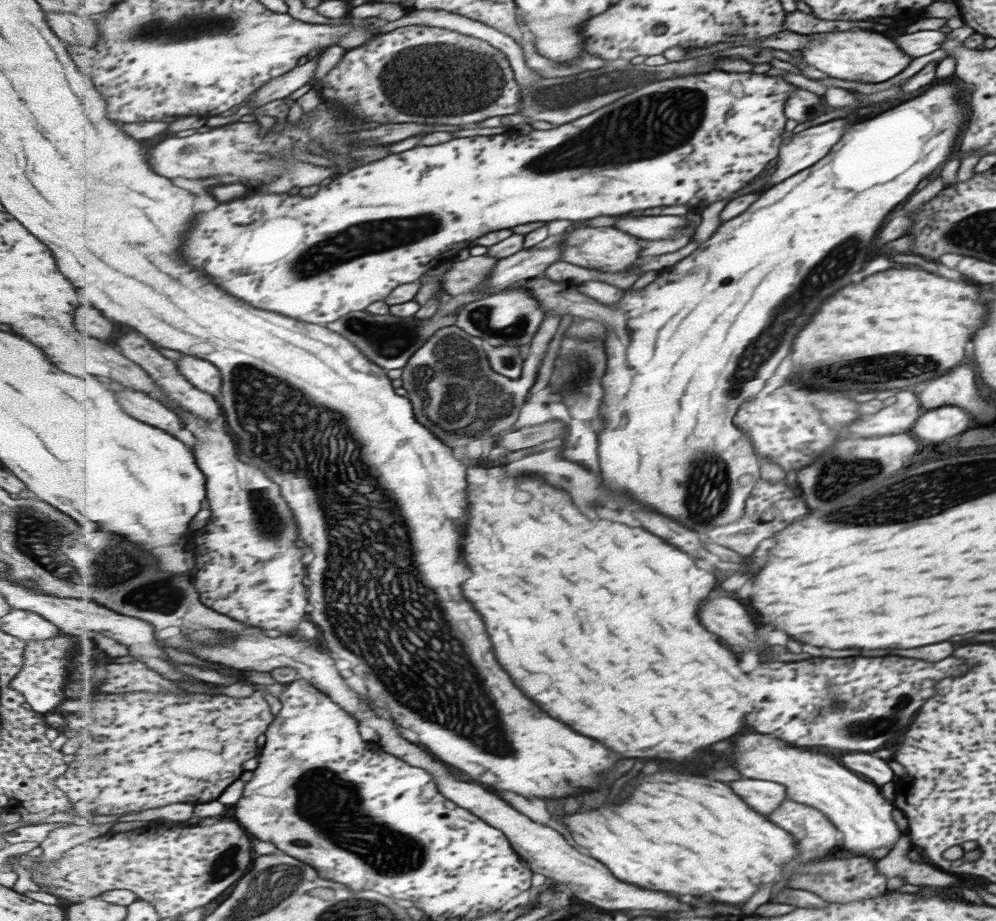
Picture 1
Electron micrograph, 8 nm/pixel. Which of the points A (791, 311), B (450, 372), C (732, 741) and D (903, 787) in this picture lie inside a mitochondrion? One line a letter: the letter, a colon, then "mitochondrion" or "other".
A: mitochondrion
B: mitochondrion
C: other
D: other

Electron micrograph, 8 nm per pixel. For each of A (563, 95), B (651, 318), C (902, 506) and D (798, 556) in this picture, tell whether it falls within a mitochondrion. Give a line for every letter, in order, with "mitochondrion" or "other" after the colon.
A: mitochondrion
B: other
C: mitochondrion
D: other

